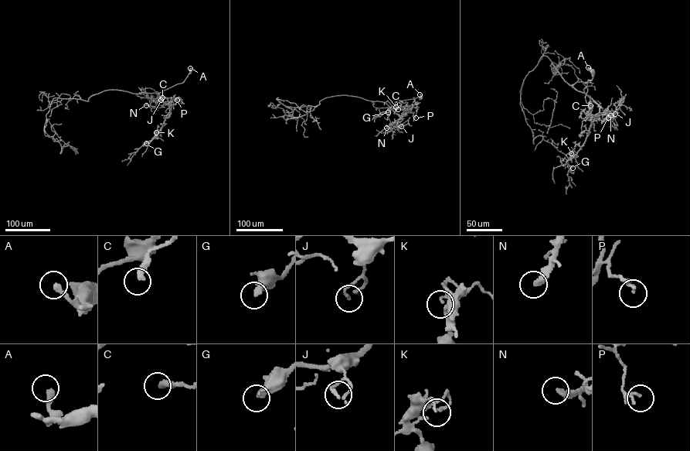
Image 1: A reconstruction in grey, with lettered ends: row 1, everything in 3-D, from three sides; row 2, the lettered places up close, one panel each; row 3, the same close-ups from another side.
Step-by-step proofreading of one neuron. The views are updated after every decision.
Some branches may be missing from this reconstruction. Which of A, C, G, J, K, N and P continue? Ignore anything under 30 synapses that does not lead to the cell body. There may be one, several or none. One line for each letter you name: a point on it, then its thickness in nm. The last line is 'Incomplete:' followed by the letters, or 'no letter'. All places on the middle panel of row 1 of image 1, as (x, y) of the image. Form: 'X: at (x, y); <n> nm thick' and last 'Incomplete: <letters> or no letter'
N: at (386, 128); 280 nm thick
Incomplete: N

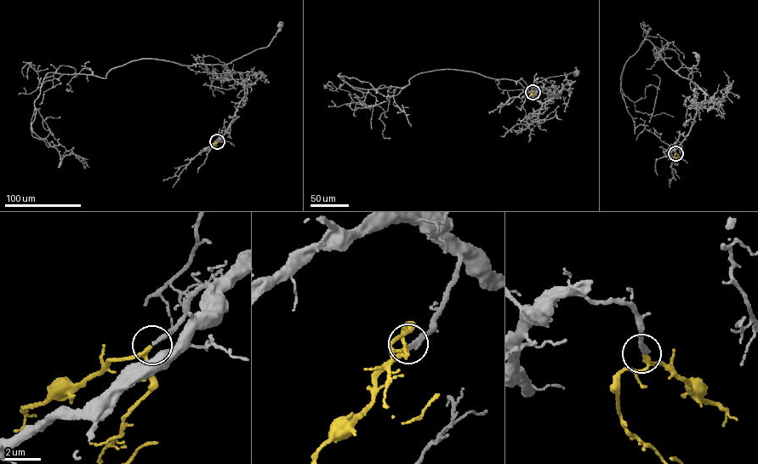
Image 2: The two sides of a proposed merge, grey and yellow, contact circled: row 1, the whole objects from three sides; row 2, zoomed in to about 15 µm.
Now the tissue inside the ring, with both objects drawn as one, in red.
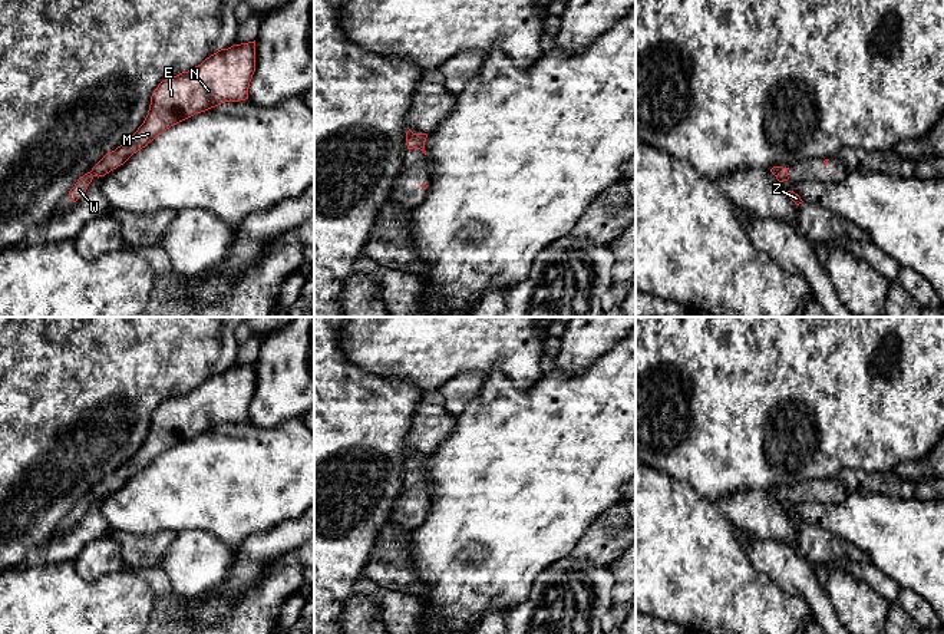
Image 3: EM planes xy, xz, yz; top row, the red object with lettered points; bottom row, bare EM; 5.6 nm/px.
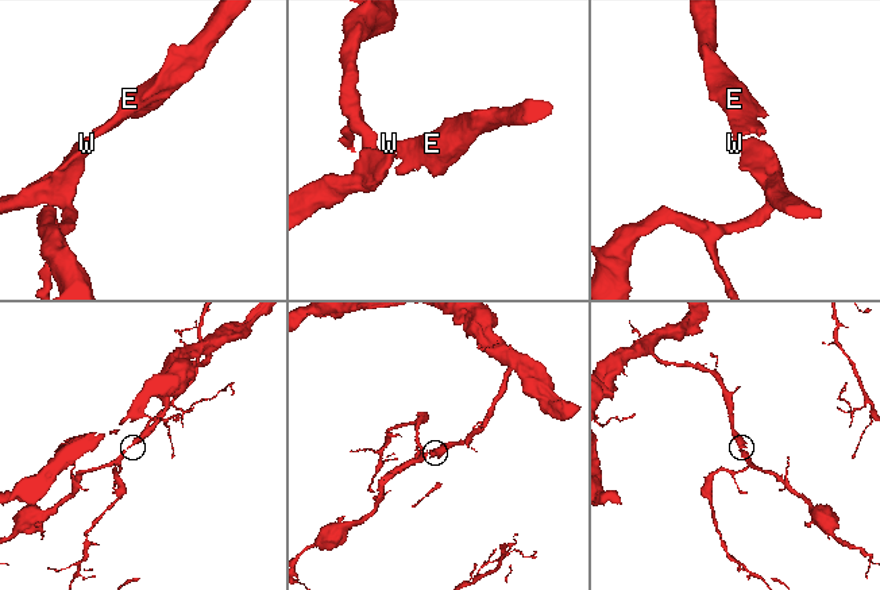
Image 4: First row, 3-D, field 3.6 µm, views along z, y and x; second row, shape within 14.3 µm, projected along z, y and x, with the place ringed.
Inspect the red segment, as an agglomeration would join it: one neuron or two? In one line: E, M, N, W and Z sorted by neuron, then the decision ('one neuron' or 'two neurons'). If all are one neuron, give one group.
E M N W Z; one neuron

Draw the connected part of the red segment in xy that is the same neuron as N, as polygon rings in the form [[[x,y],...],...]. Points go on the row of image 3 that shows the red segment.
[[[255,40],[221,49],[191,70],[162,80],[151,96],[143,123],[77,179],[69,191],[72,201],[76,202],[86,192],[95,176],[105,176],[123,165],[171,126],[221,103],[248,99],[254,72]]]

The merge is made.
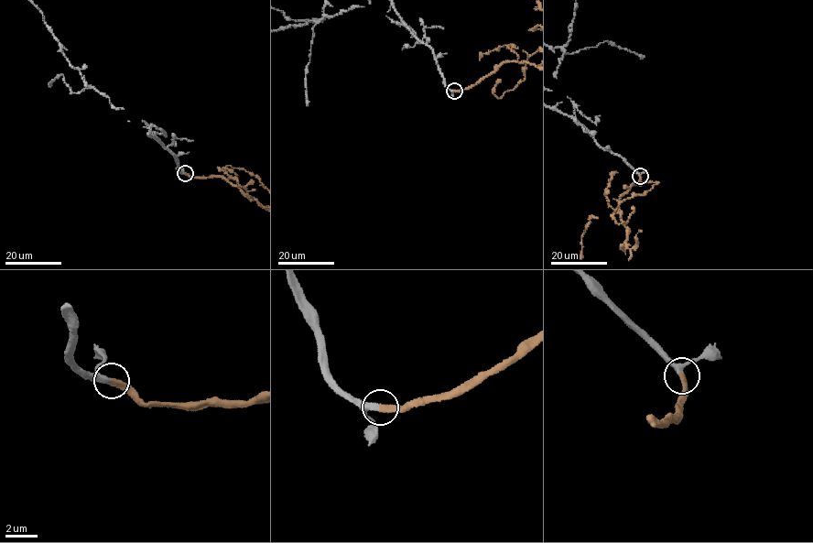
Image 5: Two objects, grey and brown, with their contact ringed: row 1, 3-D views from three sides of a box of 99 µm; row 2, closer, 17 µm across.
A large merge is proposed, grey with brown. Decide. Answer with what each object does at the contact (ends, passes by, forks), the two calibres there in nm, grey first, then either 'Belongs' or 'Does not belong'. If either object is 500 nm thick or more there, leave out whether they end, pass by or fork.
At the ring grey passes by. At the ring brown ends. Thickness 320 nm (grey) against 400 nm. Belongs

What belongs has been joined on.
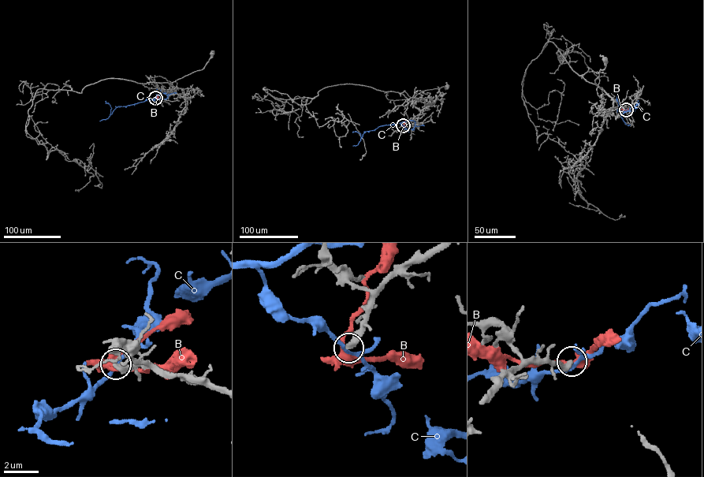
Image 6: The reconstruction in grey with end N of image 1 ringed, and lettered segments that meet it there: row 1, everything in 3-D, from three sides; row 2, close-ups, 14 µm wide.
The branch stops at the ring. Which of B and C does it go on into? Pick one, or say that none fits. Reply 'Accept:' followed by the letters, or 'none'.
Accept: none

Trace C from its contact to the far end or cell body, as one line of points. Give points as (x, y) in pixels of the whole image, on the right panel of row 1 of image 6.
C: (627, 109), (617, 109), (619, 109), (622, 119), (617, 95)

